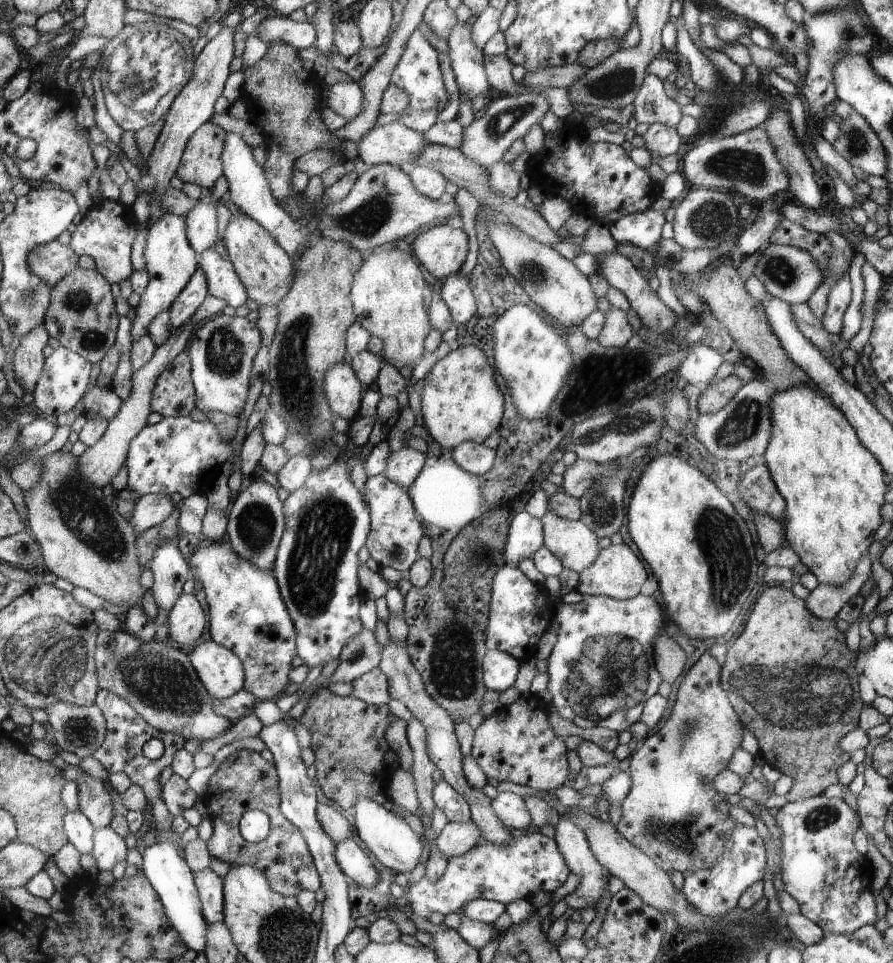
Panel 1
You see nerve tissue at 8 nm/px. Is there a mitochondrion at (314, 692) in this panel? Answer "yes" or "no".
no

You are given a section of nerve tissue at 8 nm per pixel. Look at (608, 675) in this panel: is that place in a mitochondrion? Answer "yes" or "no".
yes

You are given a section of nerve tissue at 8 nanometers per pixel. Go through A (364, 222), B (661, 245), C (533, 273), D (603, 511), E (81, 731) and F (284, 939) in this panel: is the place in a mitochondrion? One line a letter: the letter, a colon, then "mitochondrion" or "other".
A: mitochondrion
B: other
C: mitochondrion
D: mitochondrion
E: mitochondrion
F: mitochondrion

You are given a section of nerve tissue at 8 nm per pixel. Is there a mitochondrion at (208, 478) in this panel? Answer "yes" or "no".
no

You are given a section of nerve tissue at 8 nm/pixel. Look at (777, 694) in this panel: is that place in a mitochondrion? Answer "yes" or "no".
yes

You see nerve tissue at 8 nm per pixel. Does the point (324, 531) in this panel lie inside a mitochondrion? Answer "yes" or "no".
yes

